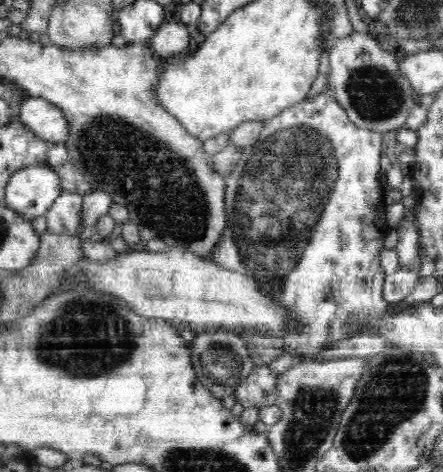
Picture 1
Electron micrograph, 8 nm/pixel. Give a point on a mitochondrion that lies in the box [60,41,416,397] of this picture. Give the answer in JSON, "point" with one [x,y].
{"point":[284,184]}

